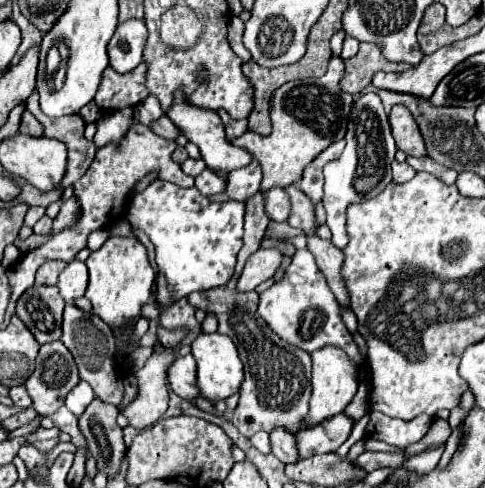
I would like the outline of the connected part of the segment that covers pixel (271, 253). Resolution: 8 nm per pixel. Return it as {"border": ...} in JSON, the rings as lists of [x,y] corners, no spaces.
{"border":[[[260,248],[246,262],[244,272],[238,278],[238,292],[254,290],[260,282],[274,276],[278,266],[280,266],[280,252],[274,248],[270,248],[270,250]]]}

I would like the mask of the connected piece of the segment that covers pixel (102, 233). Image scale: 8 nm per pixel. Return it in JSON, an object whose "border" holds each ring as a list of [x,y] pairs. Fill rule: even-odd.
{"border":[[[103,228],[102,230],[95,231],[89,235],[86,246],[88,246],[90,250],[98,250],[109,236],[110,229]]]}

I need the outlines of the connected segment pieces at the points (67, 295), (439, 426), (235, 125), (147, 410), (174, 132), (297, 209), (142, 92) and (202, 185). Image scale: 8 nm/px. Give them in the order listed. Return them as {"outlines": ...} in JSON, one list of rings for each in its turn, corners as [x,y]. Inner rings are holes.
{"outlines":[[[[74,260],[68,264],[68,268],[64,268],[64,272],[58,278],[58,290],[60,296],[66,302],[74,302],[78,298],[84,296],[84,290],[88,286],[88,268],[84,262]]],[[[438,418],[438,420],[434,420],[434,424],[430,426],[428,434],[426,434],[420,442],[408,446],[406,452],[416,454],[416,452],[422,452],[422,450],[426,450],[426,448],[430,448],[430,446],[442,444],[444,440],[448,440],[450,434],[452,434],[452,430],[450,430],[450,426],[448,426],[448,420],[440,420],[440,418]]],[[[218,110],[218,116],[222,118],[224,128],[226,128],[226,136],[230,140],[236,140],[238,136],[242,136],[248,130],[248,120],[232,120],[226,110]]],[[[160,348],[136,372],[138,396],[134,402],[122,408],[122,414],[128,418],[130,426],[142,430],[158,422],[160,416],[164,416],[168,408],[166,372],[168,372],[168,366],[174,362],[174,358],[176,356],[172,352],[168,352],[166,348]]],[[[162,116],[154,124],[150,124],[150,130],[154,130],[158,136],[164,136],[164,138],[170,138],[170,140],[174,140],[178,136],[178,128],[170,122],[168,116]]],[[[290,184],[290,188],[286,188],[286,194],[290,196],[288,224],[294,228],[304,228],[308,234],[314,234],[316,232],[316,218],[314,218],[312,200],[302,190],[298,190],[296,184]]],[[[144,62],[128,74],[118,74],[108,66],[102,74],[94,102],[100,108],[111,111],[138,105],[148,96],[148,90],[144,86],[144,72]]],[[[204,170],[196,176],[196,188],[200,190],[200,194],[204,196],[210,196],[210,194],[218,194],[218,192],[224,192],[226,190],[226,178],[212,172],[212,170]]]]}

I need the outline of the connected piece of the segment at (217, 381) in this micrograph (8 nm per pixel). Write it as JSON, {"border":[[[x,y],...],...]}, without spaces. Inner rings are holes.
{"border":[[[198,334],[198,338],[192,342],[192,354],[198,364],[198,374],[196,374],[196,386],[204,398],[210,402],[216,400],[226,400],[228,396],[236,394],[240,390],[240,384],[244,380],[244,368],[242,360],[238,356],[238,350],[234,342],[228,336],[222,334]]]}

